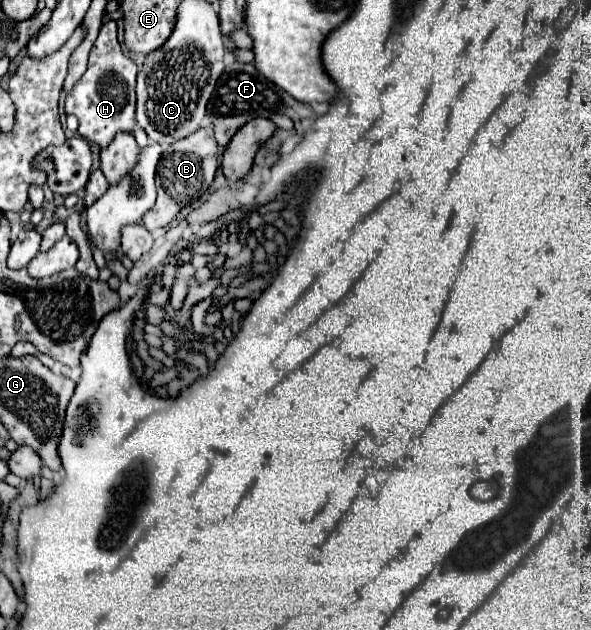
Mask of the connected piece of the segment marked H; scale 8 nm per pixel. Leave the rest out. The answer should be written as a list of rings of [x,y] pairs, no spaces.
[[[110,19],[108,23],[102,23],[100,35],[90,51],[88,59],[88,71],[82,75],[82,79],[74,85],[72,93],[66,95],[66,113],[72,113],[78,117],[80,127],[78,135],[98,145],[98,149],[106,149],[118,131],[134,131],[136,117],[136,63],[122,53],[122,47],[116,37],[116,23]]]

